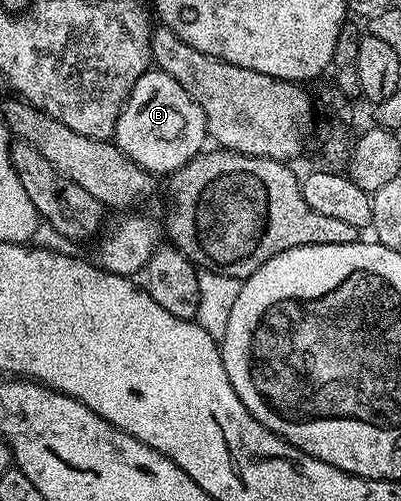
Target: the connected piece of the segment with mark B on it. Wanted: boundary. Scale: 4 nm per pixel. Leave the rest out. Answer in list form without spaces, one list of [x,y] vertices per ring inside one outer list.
[[[149,69],[134,81],[134,89],[130,89],[116,122],[114,142],[127,159],[159,177],[186,166],[205,150],[204,139],[208,138],[206,117],[190,93],[186,93],[186,89],[165,71]]]

